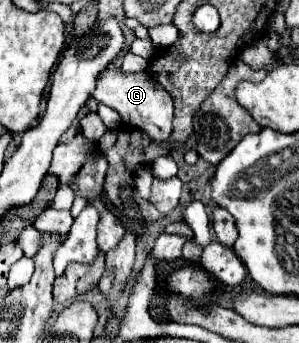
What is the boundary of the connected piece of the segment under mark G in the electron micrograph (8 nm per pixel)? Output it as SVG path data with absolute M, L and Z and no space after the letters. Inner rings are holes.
M110 67L108 71L104 71L104 75L100 75L100 83L96 91L92 93L92 97L98 103L108 103L108 107L120 113L124 123L144 131L154 143L166 145L172 139L174 101L170 93L164 87L160 87L160 83L152 79L148 73L144 71L142 73L122 73L120 69Z

